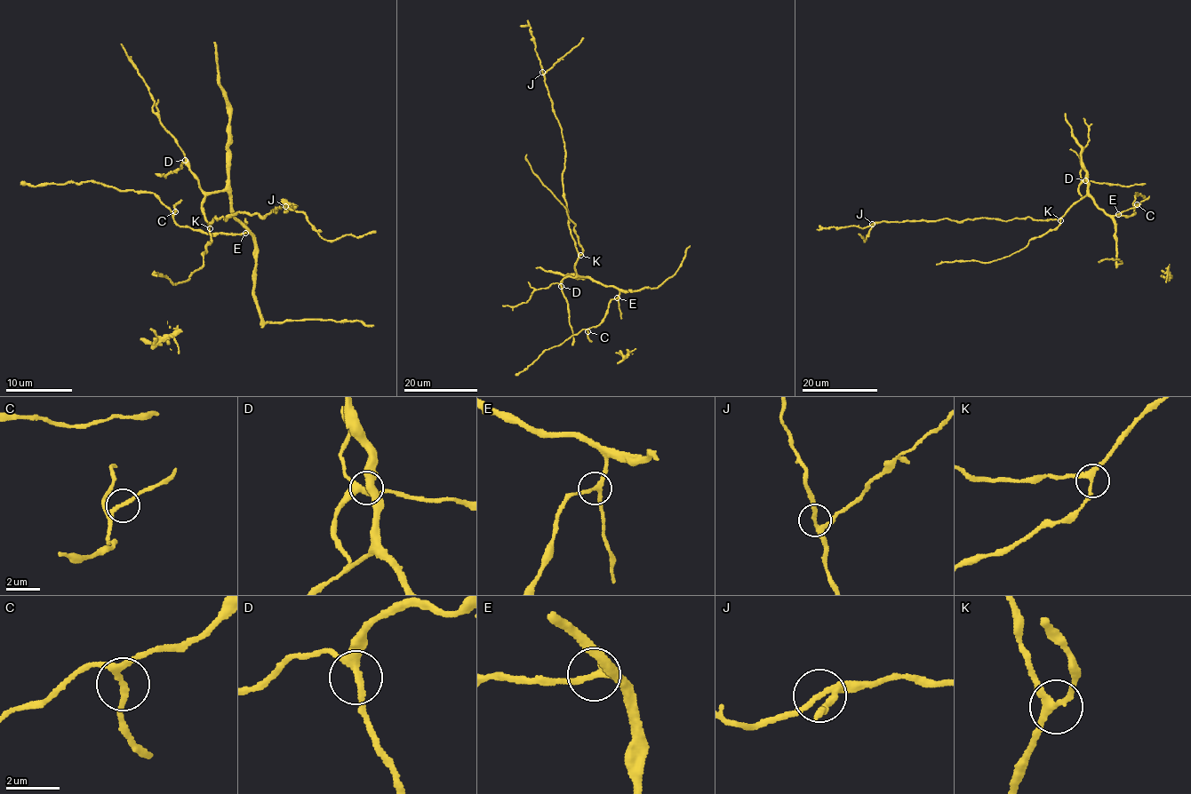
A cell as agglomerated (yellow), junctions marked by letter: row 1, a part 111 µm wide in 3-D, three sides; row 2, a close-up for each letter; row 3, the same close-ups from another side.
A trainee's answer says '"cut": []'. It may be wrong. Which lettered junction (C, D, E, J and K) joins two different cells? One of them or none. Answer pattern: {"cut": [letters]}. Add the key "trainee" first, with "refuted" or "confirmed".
{"trainee": "confirmed", "cut": []}

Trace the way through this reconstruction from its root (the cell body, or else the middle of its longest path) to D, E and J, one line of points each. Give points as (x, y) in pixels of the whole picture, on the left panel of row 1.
D: (211, 226), (207, 225), (200, 208), (204, 196), (199, 182), (185, 160)
E: (211, 226), (207, 225), (200, 208), (207, 195), (227, 190), (235, 218), (253, 234), (245, 233)
J: (211, 226), (214, 217), (227, 220), (242, 210), (262, 217), (285, 207)

